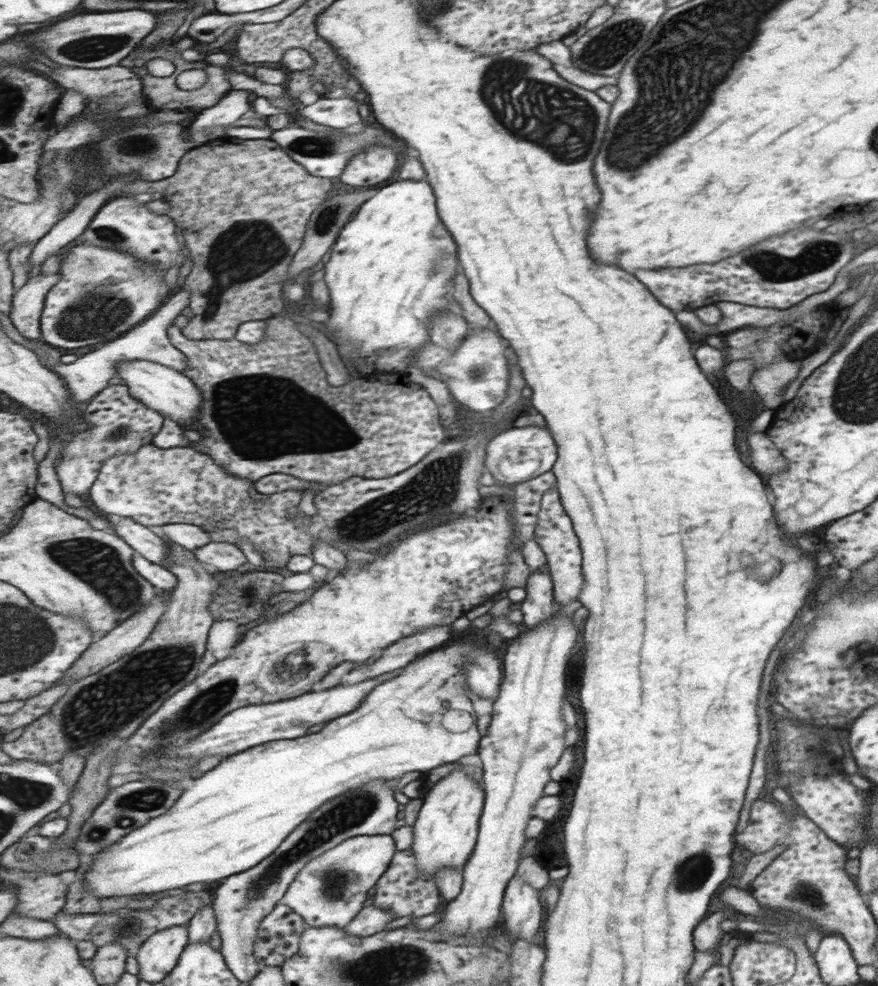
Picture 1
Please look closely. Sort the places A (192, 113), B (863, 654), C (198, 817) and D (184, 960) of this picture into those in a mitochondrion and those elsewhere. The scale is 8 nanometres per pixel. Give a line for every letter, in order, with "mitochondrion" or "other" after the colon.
A: other
B: other
C: other
D: other

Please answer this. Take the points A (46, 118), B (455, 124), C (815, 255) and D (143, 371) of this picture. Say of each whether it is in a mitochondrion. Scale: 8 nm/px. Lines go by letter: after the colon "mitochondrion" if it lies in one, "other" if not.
A: other
B: other
C: mitochondrion
D: other

